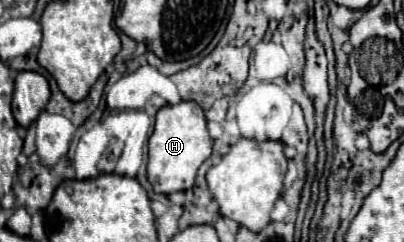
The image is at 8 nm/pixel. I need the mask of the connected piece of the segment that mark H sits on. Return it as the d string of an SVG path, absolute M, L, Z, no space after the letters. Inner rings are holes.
M181 101L177 105L165 105L157 113L153 135L149 137L149 161L147 161L147 179L153 185L155 193L175 193L187 191L195 185L195 175L199 165L211 155L211 137L207 133L207 121L193 101Z

